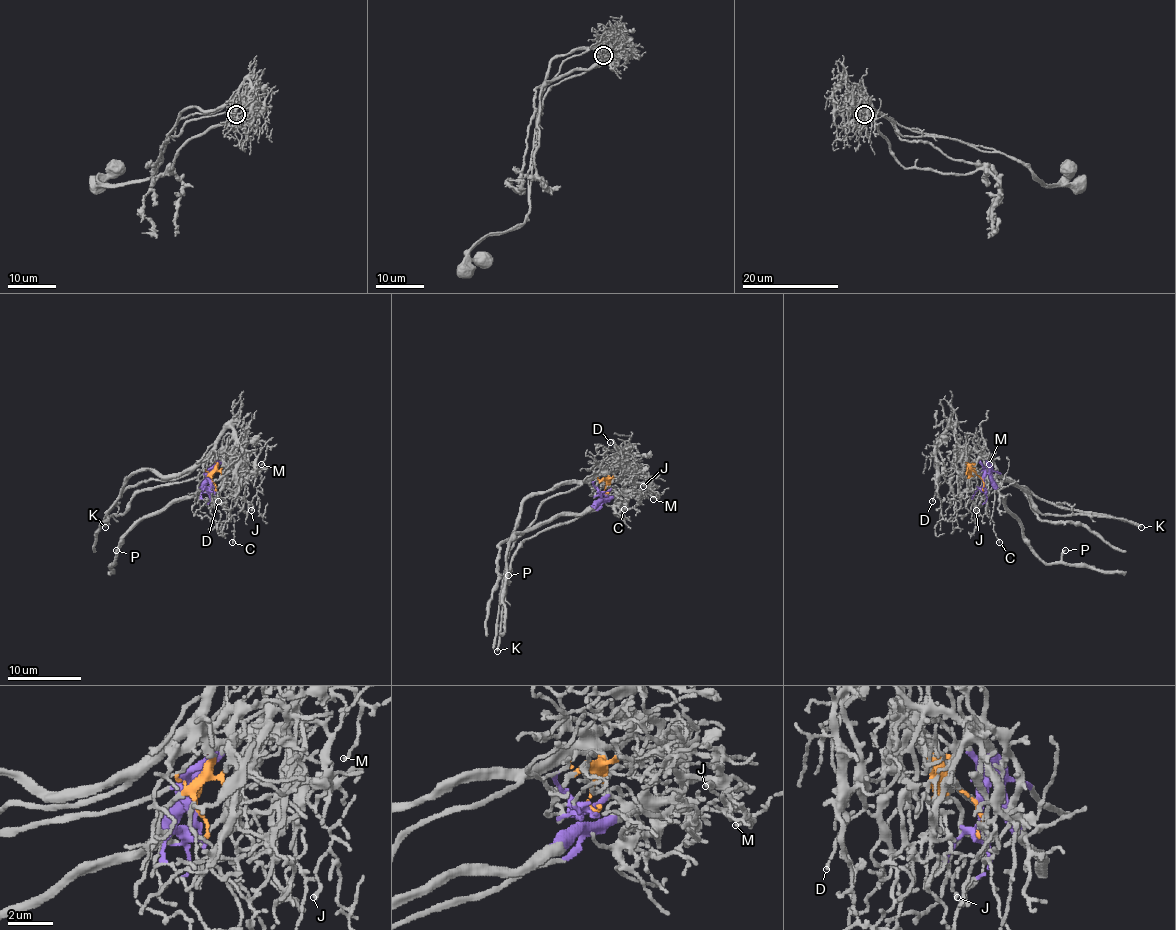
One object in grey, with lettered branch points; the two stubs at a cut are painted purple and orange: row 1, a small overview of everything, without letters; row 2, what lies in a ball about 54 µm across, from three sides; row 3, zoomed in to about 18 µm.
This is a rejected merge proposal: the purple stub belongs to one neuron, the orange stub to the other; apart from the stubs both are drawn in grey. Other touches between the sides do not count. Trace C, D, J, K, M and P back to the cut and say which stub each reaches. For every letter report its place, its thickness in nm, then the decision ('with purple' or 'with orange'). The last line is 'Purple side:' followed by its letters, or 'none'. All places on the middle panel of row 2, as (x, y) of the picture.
C: (624, 509) | 120 nm | with purple
D: (610, 442) | 100 nm | with orange
J: (643, 486) | 110 nm | with purple
K: (497, 651) | 220 nm | with purple
M: (653, 499) | 120 nm | with purple
P: (508, 575) | 190 nm | with purple
Purple side: C, J, K, M, P

